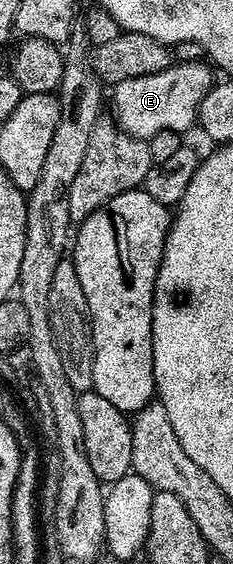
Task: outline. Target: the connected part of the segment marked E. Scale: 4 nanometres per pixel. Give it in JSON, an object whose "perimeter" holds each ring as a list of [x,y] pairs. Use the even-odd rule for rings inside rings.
{"perimeter":[[[207,61],[179,62],[166,67],[162,72],[122,80],[114,86],[111,91],[112,106],[116,109],[116,118],[120,121],[119,129],[123,133],[132,138],[147,140],[163,130],[172,130],[175,134],[183,135],[184,130],[197,125],[202,100],[214,85],[213,67]]]}

